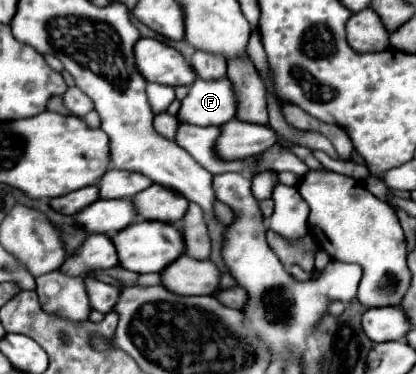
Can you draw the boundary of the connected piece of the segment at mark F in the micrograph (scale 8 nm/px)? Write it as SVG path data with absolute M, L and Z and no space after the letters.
M196 80L190 86L188 96L176 114L178 122L188 122L194 126L222 126L236 114L236 100L230 80L206 82Z

